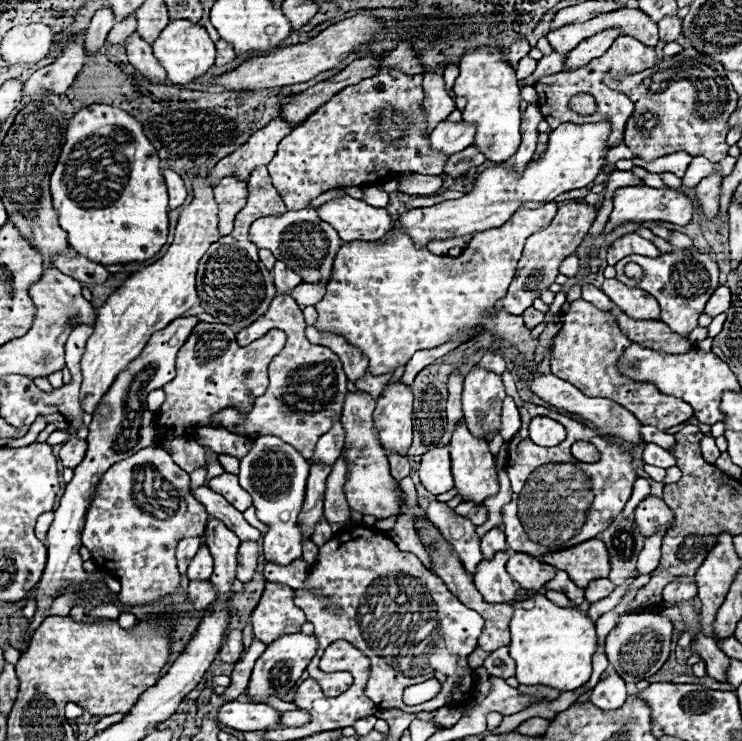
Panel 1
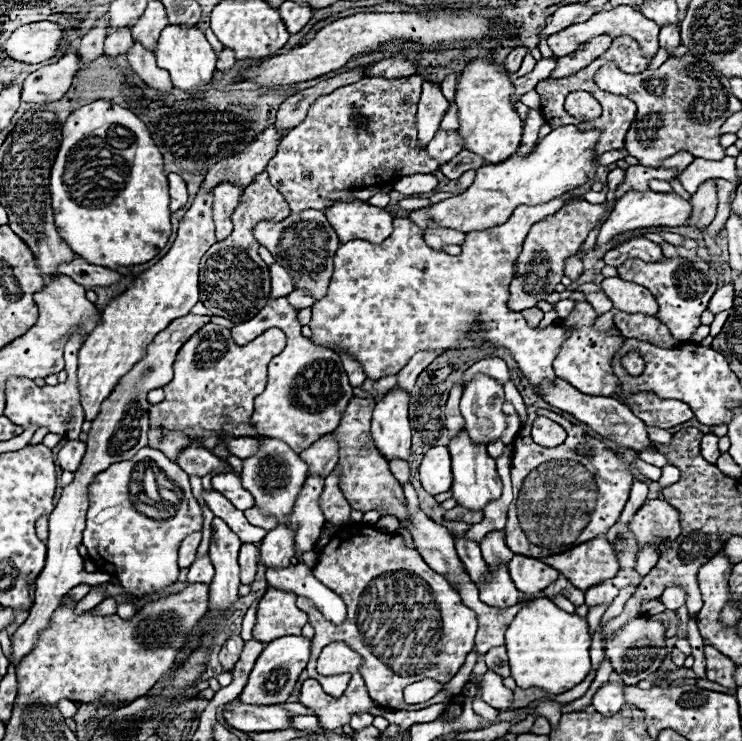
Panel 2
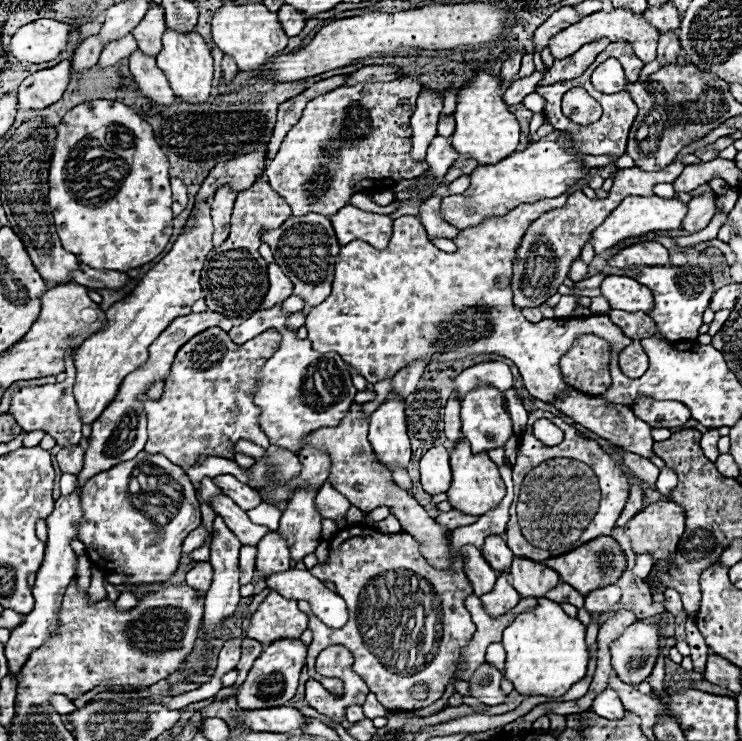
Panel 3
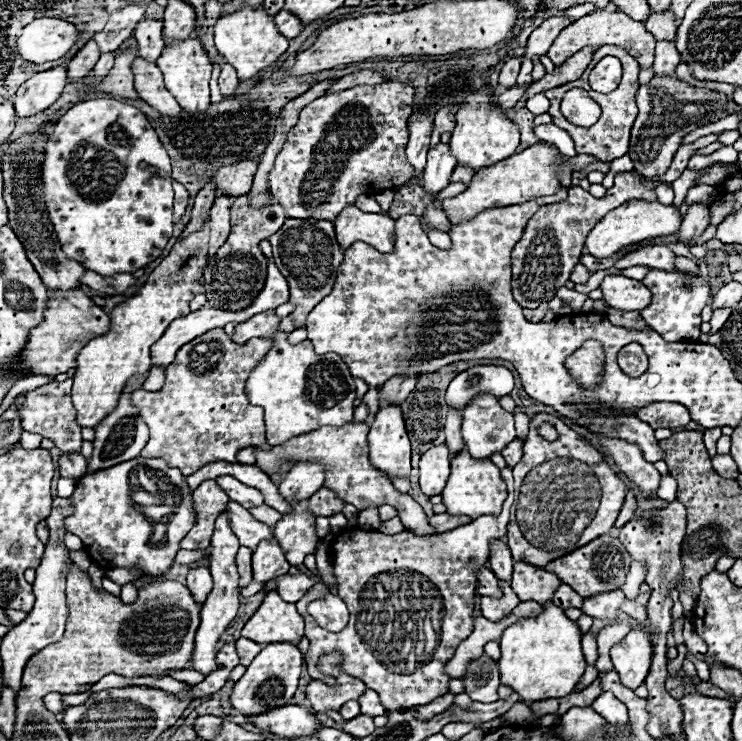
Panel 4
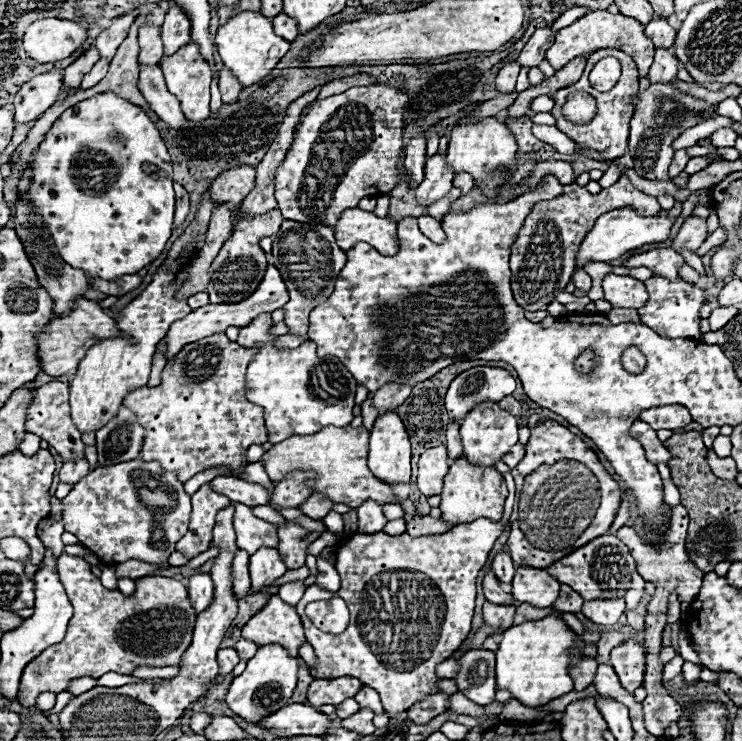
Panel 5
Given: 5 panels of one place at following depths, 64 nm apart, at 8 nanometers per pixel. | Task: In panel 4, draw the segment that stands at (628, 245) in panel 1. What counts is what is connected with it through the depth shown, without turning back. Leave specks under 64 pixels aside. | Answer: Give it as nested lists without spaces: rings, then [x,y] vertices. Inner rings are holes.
[[[656,244],[656,246],[646,246],[646,248],[638,248],[638,250],[632,250],[628,254],[624,254],[620,260],[616,260],[616,268],[624,270],[624,268],[630,268],[630,266],[648,266],[648,268],[656,268],[656,270],[674,270],[674,260],[676,260],[676,254],[662,246],[662,244]]]

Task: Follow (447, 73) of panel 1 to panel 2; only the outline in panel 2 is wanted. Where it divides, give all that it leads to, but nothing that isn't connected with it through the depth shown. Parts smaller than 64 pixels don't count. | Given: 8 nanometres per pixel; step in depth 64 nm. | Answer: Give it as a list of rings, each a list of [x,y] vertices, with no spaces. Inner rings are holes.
[[[452,72],[448,74],[445,80],[441,83],[441,90],[448,101],[453,104],[455,100],[455,87],[456,87],[457,74]]]

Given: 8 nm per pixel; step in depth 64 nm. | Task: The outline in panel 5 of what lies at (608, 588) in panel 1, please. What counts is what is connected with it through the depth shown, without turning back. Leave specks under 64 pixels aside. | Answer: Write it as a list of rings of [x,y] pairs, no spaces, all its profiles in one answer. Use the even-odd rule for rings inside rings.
[[[596,598],[586,600],[582,606],[582,612],[586,618],[590,618],[596,624],[616,624],[618,618],[624,614],[624,598]]]

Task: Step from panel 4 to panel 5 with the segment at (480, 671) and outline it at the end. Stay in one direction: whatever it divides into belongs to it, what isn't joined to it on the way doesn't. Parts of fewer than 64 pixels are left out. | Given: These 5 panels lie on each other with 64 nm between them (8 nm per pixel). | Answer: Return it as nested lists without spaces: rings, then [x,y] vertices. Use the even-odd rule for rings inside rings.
[[[470,650],[462,656],[462,668],[454,678],[460,692],[476,704],[494,702],[496,694],[496,656],[488,650]]]

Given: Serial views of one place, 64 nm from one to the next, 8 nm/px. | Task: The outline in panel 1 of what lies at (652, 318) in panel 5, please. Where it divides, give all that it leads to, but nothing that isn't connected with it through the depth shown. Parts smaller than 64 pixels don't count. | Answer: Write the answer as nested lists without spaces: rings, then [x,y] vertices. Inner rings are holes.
[[[684,248],[684,250],[672,250],[668,254],[660,254],[656,258],[632,254],[616,264],[616,278],[624,282],[630,288],[642,288],[648,294],[652,294],[660,308],[662,308],[662,322],[666,322],[672,330],[678,334],[690,334],[698,326],[698,316],[702,314],[708,298],[714,294],[718,286],[718,264],[714,260],[714,254],[704,254],[698,248]],[[628,262],[636,262],[644,268],[642,280],[630,280],[624,274],[624,266]]]

